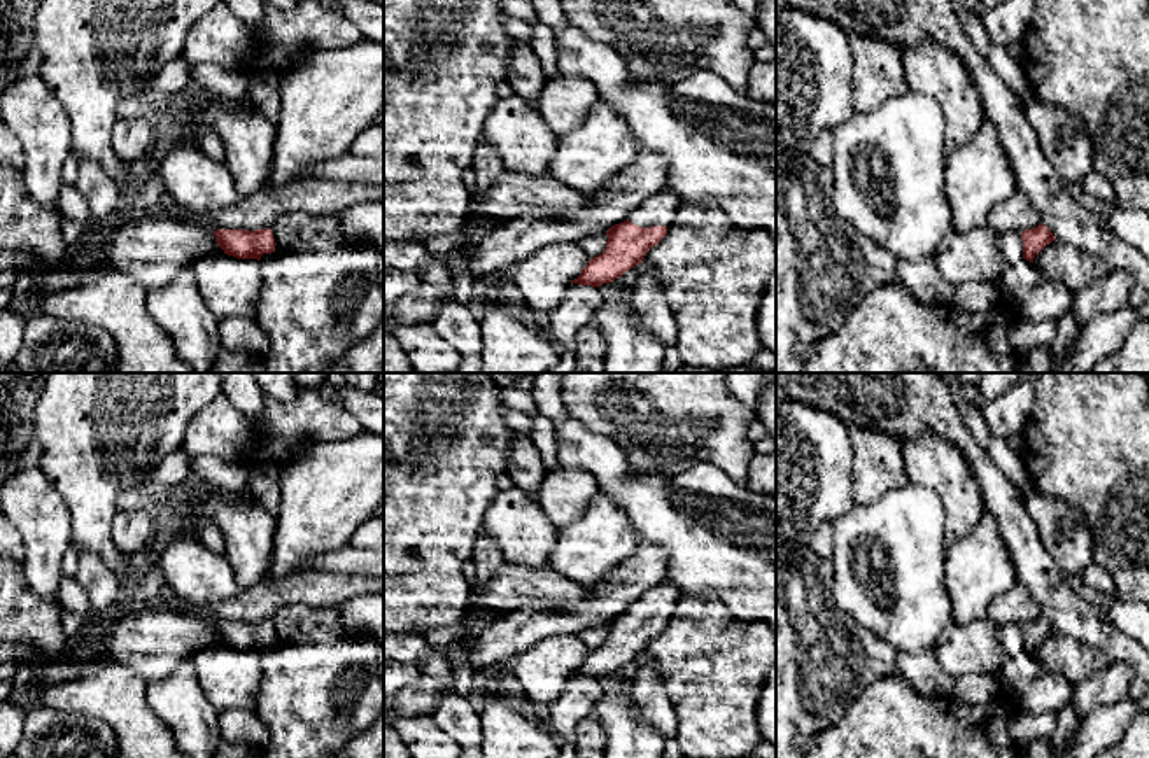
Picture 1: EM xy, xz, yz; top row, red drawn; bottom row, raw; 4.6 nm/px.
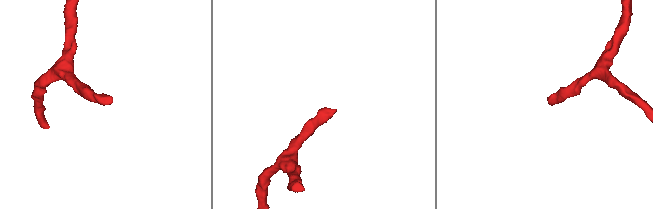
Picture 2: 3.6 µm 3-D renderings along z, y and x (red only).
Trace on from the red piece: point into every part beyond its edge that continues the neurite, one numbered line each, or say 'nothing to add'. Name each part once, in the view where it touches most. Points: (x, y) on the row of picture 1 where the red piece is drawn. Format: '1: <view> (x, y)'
1: xz (661, 209)

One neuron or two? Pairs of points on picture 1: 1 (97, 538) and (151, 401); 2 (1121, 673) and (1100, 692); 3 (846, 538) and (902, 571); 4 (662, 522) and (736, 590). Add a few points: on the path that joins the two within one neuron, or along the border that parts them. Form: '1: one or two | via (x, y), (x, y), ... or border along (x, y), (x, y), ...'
1: one | via (97, 505), (97, 463), (118, 435)
2: one | via (1116, 678), (1106, 687)
3: one | via (864, 533), (878, 533), (892, 547), (894, 554)
4: one | via (680, 534), (719, 573)

